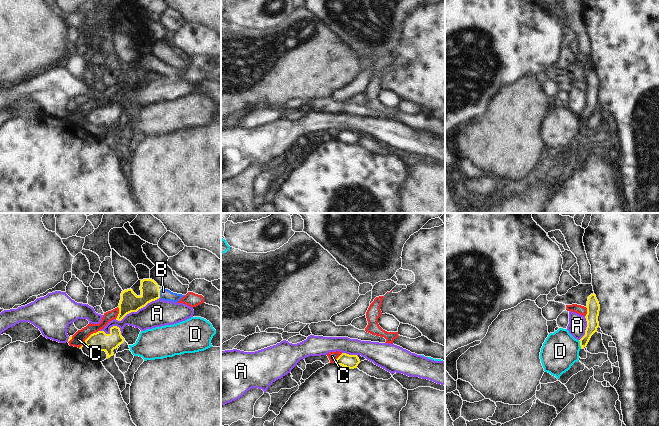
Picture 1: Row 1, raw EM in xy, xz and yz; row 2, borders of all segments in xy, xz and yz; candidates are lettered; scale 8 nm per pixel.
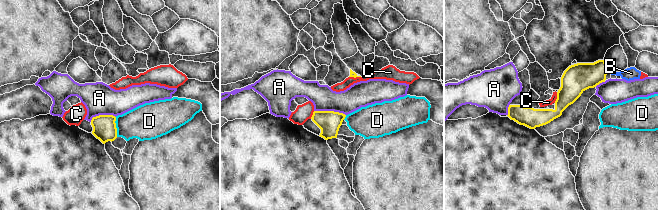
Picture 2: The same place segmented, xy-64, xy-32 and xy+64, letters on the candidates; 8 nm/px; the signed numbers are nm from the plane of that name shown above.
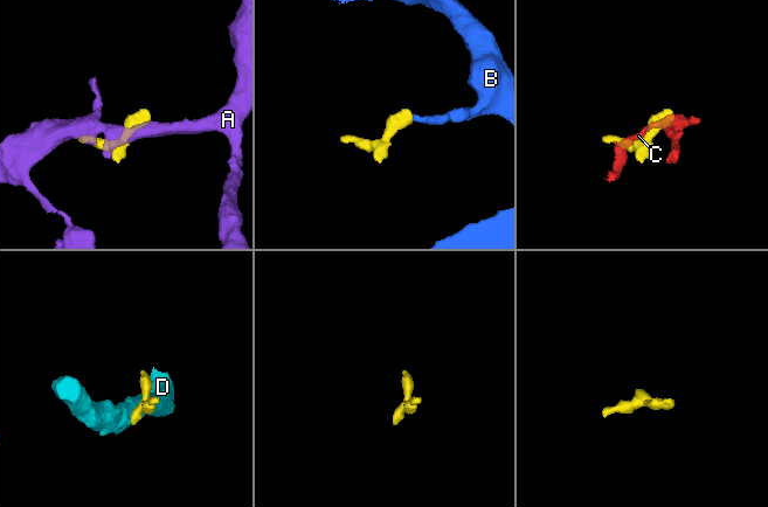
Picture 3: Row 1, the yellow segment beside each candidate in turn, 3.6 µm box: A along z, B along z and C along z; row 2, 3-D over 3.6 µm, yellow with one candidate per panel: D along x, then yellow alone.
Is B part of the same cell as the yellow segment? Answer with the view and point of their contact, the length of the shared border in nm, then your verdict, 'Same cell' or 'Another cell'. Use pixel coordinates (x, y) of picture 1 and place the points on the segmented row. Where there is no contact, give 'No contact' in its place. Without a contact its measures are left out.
Touches yellow at xy (159, 294). Shared border 60 nm. Same cell.

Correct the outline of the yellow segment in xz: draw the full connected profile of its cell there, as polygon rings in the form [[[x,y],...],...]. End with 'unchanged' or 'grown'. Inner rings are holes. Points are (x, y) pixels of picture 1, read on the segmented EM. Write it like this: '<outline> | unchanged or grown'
[[[342,353],[334,362],[337,365],[341,365],[343,367],[354,369],[357,368],[360,360],[357,355],[349,355],[346,353]]] | unchanged

